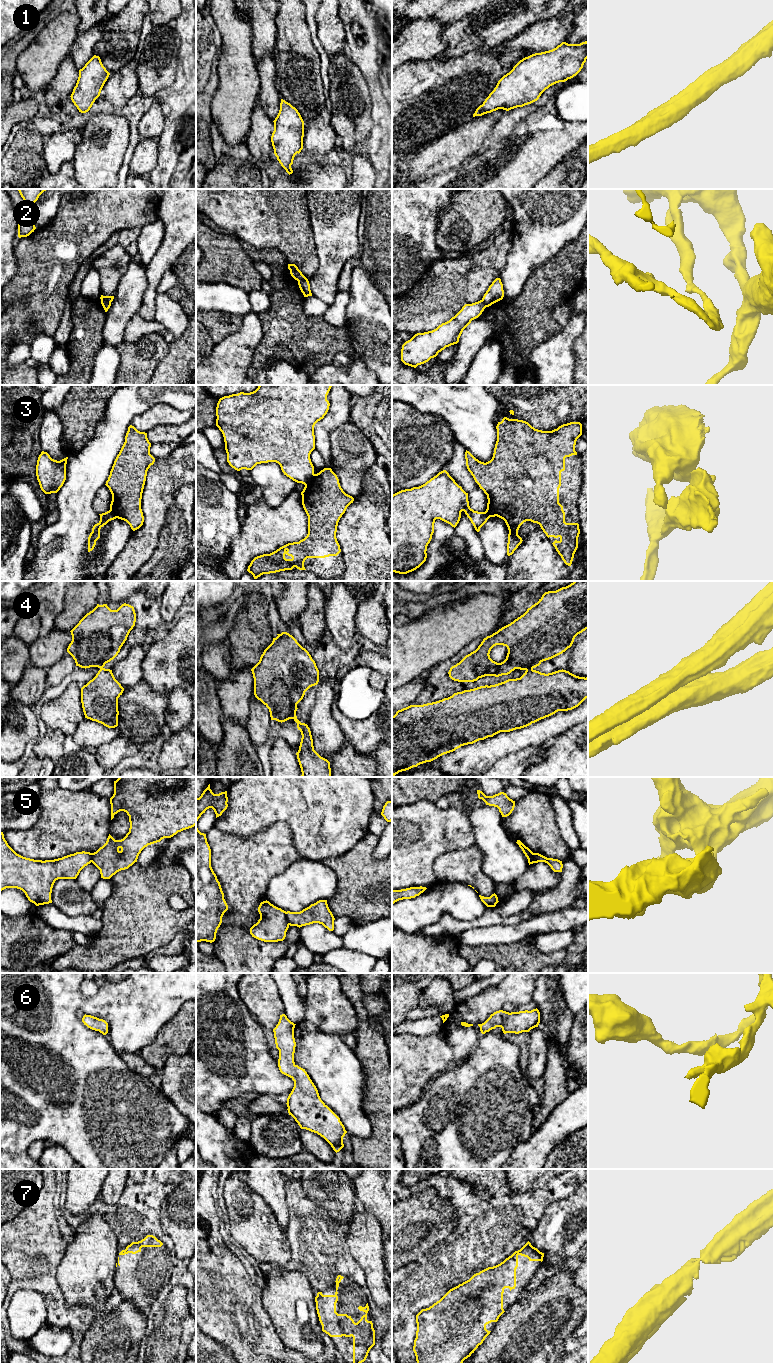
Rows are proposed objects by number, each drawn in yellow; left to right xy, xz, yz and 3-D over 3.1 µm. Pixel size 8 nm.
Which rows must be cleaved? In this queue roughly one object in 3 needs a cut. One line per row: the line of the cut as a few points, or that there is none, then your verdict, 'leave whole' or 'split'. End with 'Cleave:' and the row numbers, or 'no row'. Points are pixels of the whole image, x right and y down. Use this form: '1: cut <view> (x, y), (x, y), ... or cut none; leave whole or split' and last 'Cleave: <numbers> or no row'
1: cut none; leave whole
2: cut xy (101, 299), (110, 303); split
3: cut xz (315, 474), (305, 485); split
4: cut yz (532, 668), (526, 671); split
5: cut xz (285, 912), (289, 924); split
6: cut none; leave whole
7: cut none; leave whole
Cleave: 2, 3, 4, 5

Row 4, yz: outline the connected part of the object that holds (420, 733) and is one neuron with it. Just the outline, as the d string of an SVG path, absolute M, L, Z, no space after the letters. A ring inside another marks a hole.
M531 669L525 671L520 678L464 690L432 703L410 705L398 710L392 716L392 775L431 762L461 746L493 737L500 732L527 727L558 711L572 710L586 698L588 698L588 677L579 677L563 669L548 674Z

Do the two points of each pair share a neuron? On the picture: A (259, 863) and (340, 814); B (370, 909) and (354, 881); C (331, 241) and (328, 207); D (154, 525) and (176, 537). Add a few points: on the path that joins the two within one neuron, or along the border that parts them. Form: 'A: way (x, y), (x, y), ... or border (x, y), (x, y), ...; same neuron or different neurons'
A: border (281, 822), (289, 827), (293, 846), (304, 857); different neurons
B: way (364, 902), (357, 895), (357, 888); same neuron
C: way (331, 233), (331, 215); same neuron
D: border (170, 507), (158, 544), (153, 551); different neurons

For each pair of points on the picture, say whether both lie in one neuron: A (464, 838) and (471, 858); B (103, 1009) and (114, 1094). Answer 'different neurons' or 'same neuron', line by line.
A: different neurons
B: same neuron

